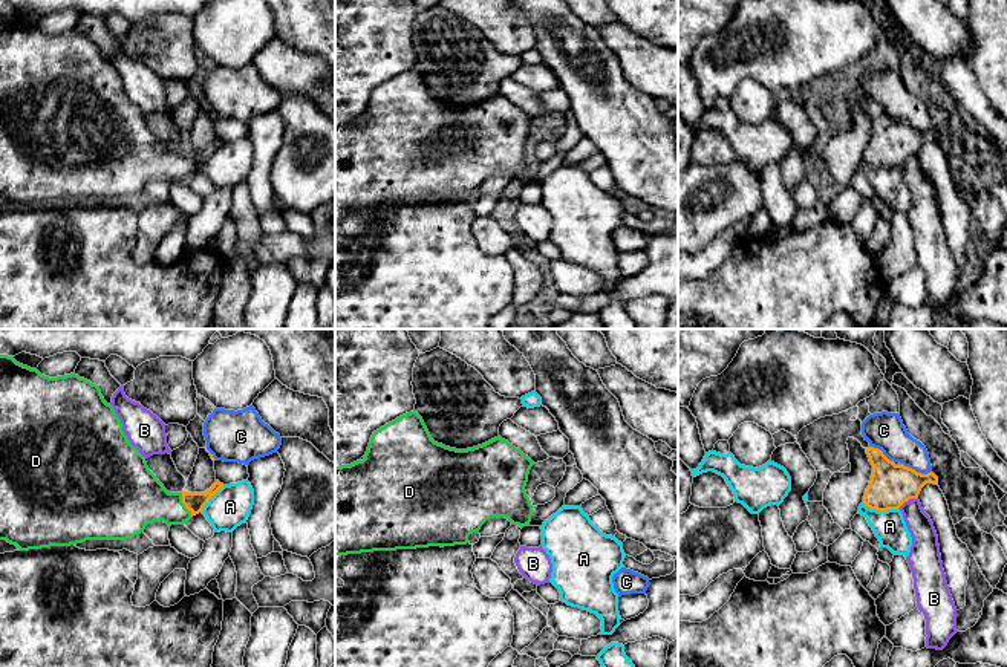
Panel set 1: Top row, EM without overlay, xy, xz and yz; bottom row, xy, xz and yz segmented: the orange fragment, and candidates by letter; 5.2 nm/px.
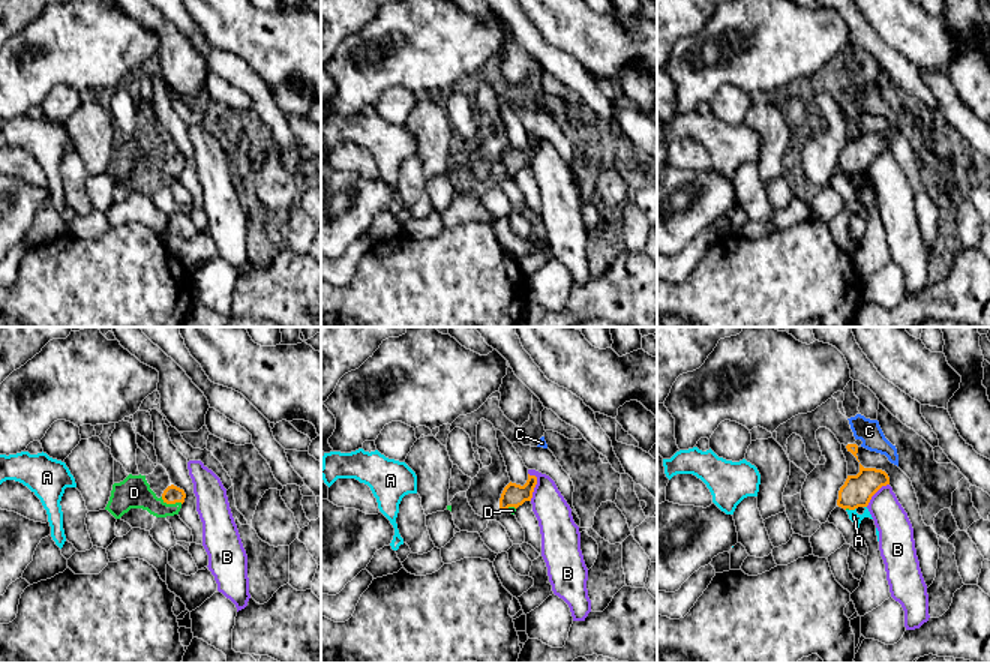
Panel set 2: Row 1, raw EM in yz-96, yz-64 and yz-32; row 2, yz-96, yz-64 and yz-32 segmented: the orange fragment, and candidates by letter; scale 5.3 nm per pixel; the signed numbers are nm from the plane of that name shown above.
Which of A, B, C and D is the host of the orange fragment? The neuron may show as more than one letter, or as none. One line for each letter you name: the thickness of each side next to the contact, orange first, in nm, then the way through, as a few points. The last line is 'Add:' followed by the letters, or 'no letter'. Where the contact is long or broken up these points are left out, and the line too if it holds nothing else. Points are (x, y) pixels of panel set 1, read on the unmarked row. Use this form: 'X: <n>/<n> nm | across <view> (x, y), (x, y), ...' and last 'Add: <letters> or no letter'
D: 110/280 nm | across xy (195, 159), (184, 161), (153, 161), (136, 156)
Add: D

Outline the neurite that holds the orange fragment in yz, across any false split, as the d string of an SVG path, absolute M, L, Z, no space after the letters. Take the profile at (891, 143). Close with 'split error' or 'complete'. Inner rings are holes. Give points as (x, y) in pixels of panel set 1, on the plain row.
M869 104L866 112L872 122L872 133L863 161L871 167L898 167L909 156L917 156L926 141L938 142L934 130L921 132L909 124L895 122L878 106Z | complete

